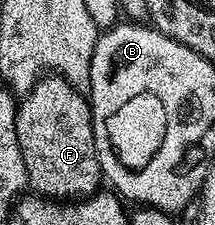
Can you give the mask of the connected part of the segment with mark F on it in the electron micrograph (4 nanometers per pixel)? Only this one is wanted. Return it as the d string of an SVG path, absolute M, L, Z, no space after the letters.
M44 76L19 99L16 108L18 148L26 164L28 186L42 196L87 196L102 184L94 148L92 107L79 89L59 76Z

